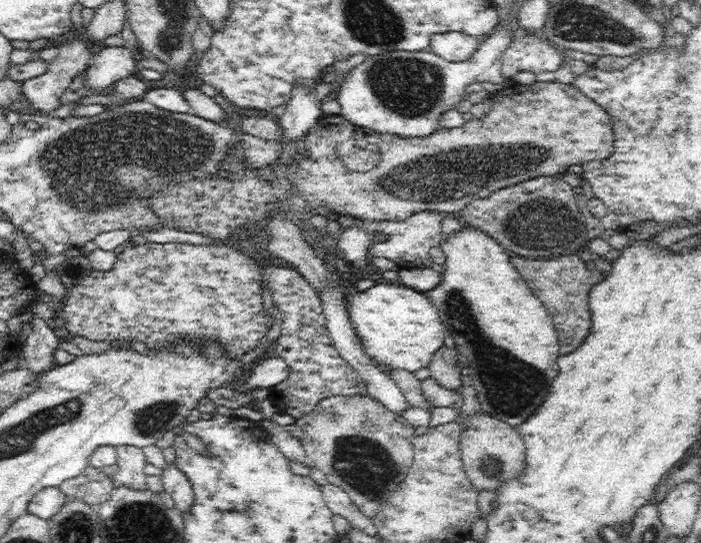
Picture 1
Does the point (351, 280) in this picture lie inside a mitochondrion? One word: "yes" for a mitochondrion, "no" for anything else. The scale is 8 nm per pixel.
no

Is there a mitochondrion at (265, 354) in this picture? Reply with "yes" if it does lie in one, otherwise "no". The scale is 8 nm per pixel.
no

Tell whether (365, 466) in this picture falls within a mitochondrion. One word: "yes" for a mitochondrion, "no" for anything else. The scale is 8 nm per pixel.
yes

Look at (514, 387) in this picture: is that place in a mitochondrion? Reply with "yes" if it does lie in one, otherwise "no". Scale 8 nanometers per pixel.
yes

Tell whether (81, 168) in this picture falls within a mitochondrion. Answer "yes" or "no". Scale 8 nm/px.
yes

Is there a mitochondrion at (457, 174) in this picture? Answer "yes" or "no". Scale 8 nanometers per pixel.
yes

